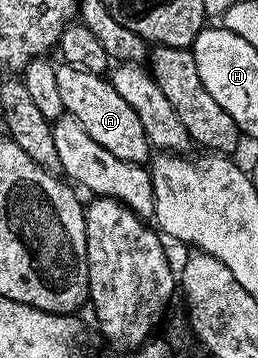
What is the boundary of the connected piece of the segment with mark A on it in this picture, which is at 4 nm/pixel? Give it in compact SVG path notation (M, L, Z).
M61 64L57 66L55 84L59 84L59 97L65 105L64 113L79 120L79 124L87 128L87 133L91 135L91 140L95 140L95 144L103 144L103 148L107 148L111 156L119 156L119 160L127 162L141 164L146 161L145 157L150 157L147 132L143 132L139 116L135 116L131 104L127 104L127 100L123 100L123 96L115 92L108 77Z

